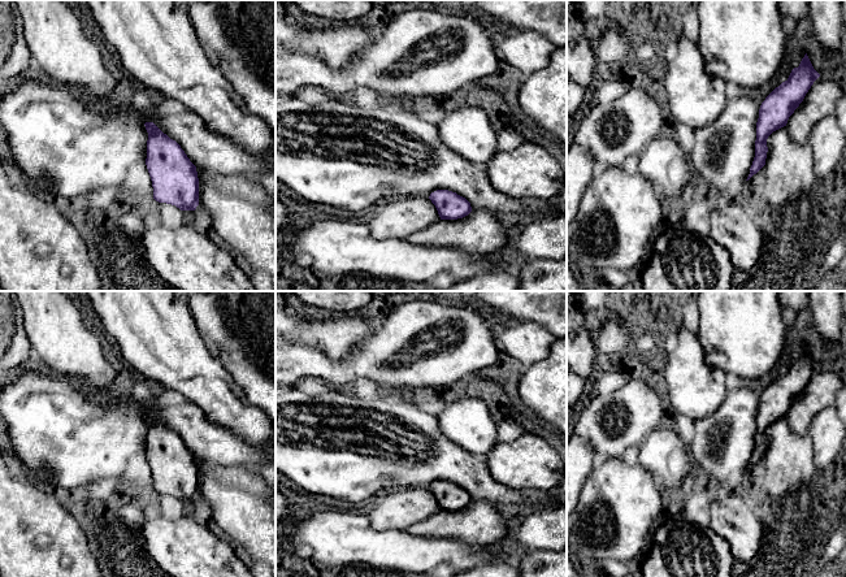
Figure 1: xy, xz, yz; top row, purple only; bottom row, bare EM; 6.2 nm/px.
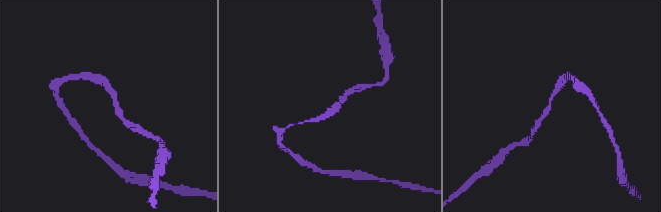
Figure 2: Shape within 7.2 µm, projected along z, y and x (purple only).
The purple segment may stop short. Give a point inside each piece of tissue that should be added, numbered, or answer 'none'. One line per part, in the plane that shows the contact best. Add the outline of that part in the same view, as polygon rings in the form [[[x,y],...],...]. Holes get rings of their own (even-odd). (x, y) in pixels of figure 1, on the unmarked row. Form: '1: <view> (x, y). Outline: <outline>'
none

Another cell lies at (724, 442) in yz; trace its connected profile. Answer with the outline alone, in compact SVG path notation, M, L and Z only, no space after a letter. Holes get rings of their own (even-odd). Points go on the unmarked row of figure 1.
M745 385L738 390L728 391L717 412L694 421L695 435L689 454L693 463L700 465L708 474L712 485L728 487L747 470L755 448L759 400L750 386Z

